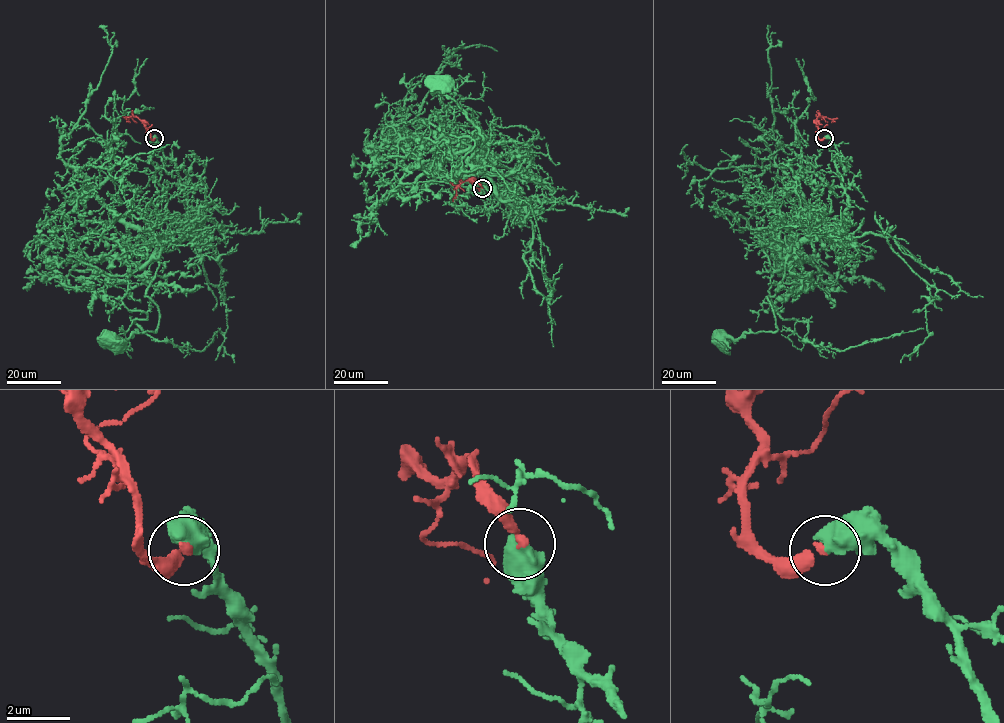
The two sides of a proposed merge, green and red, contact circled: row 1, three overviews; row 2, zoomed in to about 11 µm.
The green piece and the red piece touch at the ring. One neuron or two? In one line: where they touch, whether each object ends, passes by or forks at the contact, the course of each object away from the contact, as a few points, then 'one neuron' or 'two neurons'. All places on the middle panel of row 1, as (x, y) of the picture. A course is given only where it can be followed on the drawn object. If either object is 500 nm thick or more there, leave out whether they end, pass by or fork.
place (482, 188); course green (482, 187), (515, 212), (473, 133), (486, 137), (434, 83); course red (482, 187), (478, 181), (465, 180), (456, 189), (453, 201); one neuron

